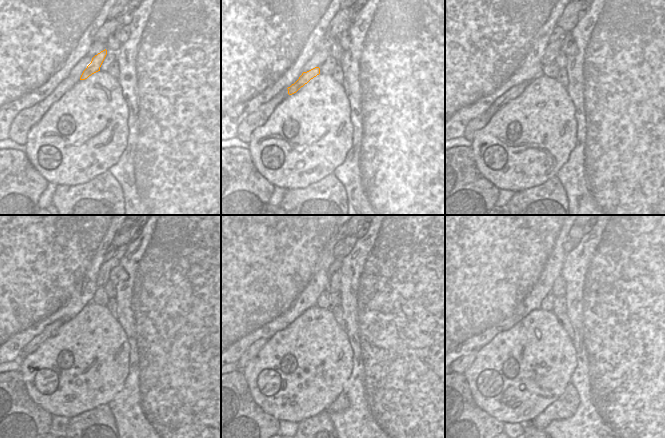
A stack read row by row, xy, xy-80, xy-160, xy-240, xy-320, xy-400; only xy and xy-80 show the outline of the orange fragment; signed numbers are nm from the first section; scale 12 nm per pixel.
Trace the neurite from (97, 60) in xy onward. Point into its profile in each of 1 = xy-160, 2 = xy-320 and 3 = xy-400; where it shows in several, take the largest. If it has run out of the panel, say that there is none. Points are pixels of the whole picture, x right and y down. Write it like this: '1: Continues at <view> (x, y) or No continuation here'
1: Continues at xy-160 (514, 92)
2: Continues at xy-320 (251, 351)
3: Continues at xy-400 (465, 361)

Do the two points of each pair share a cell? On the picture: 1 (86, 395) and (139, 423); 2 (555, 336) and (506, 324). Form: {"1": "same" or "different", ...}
{"1": "different", "2": "different"}

